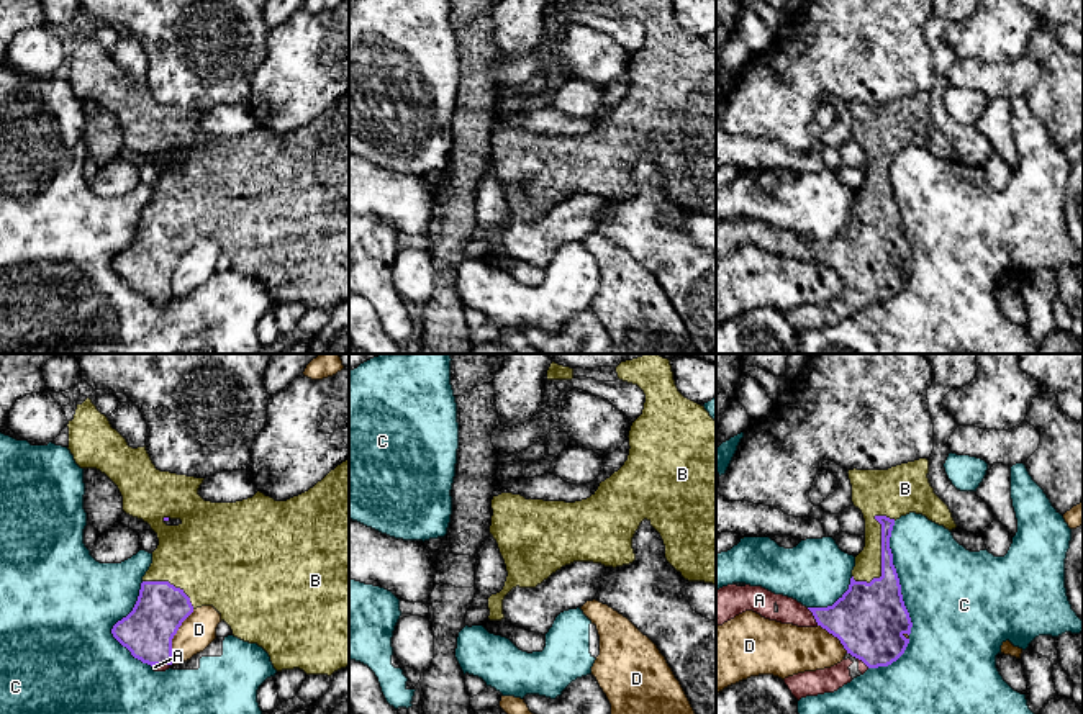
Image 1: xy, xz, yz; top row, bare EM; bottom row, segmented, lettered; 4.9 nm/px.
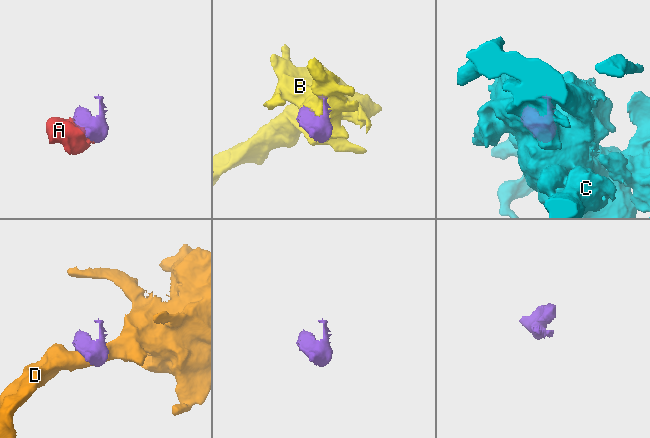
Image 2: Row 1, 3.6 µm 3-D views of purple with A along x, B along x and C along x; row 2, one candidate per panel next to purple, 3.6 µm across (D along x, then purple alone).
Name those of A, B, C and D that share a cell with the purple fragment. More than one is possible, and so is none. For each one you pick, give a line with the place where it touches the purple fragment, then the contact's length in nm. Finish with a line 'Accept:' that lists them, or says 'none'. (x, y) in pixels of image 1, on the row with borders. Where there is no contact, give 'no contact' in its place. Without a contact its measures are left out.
A: contact yz (813, 614); length 110 nm
B: contact yz (882, 551); length 380 nm
Accept: A, B

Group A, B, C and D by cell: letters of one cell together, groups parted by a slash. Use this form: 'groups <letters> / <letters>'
groups A B / C / D

